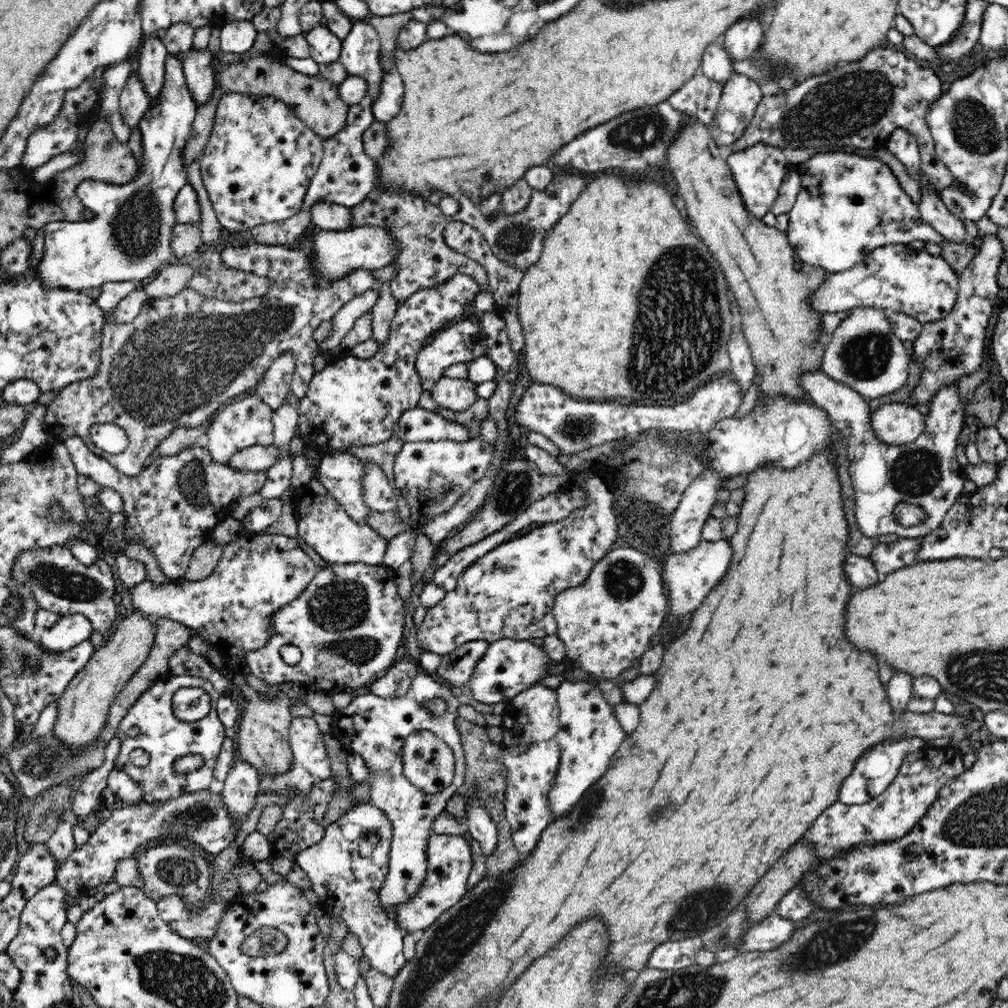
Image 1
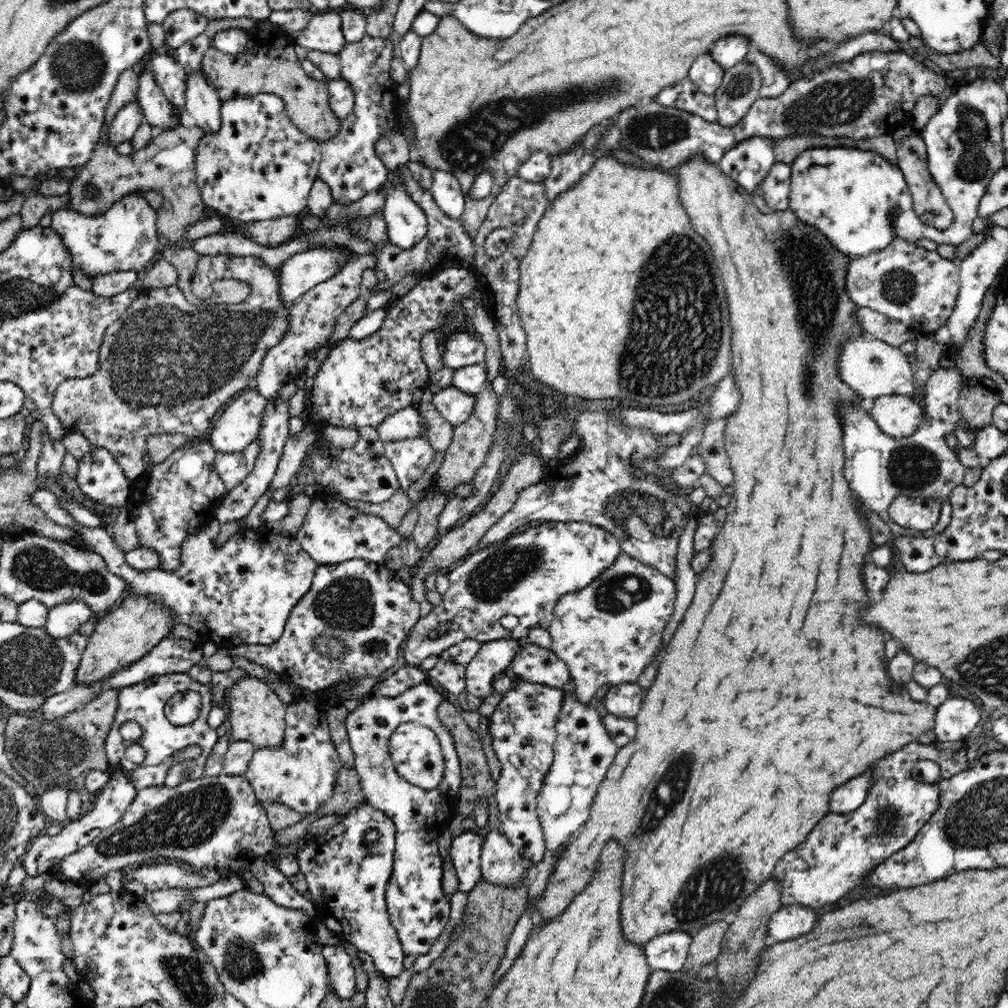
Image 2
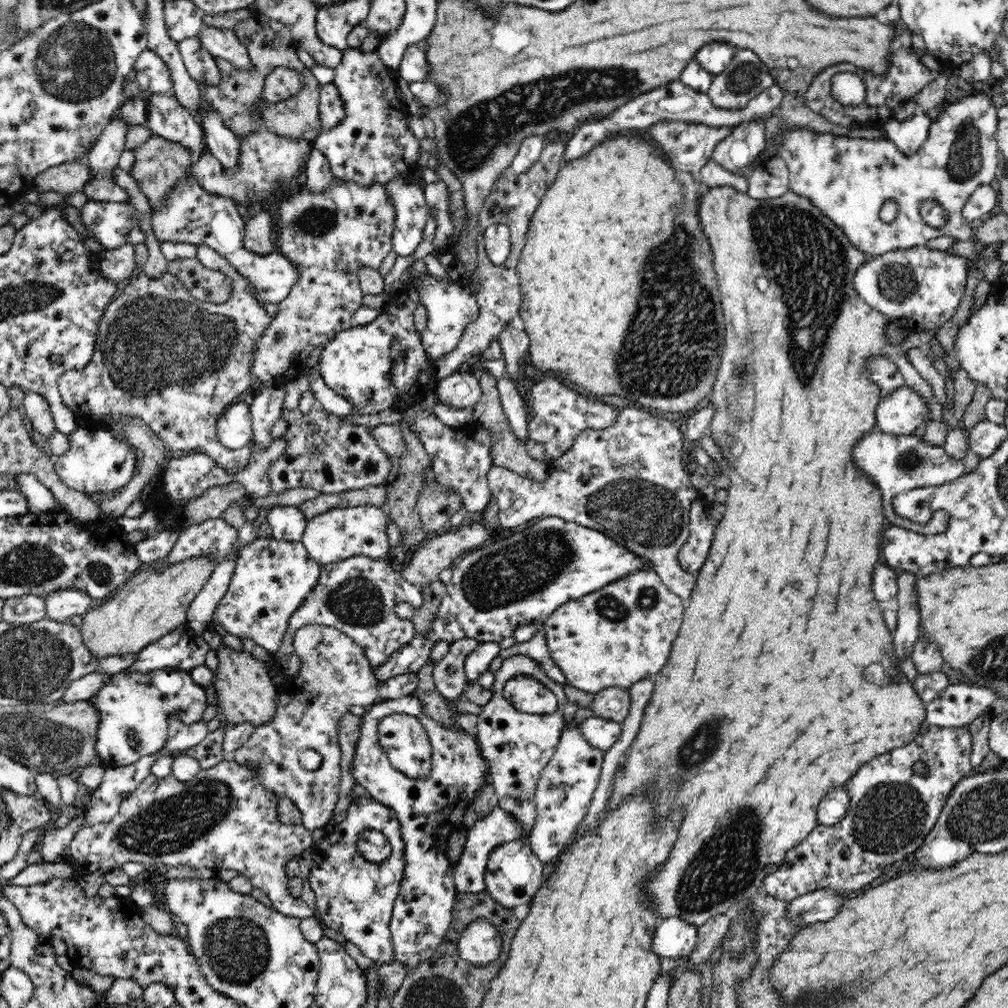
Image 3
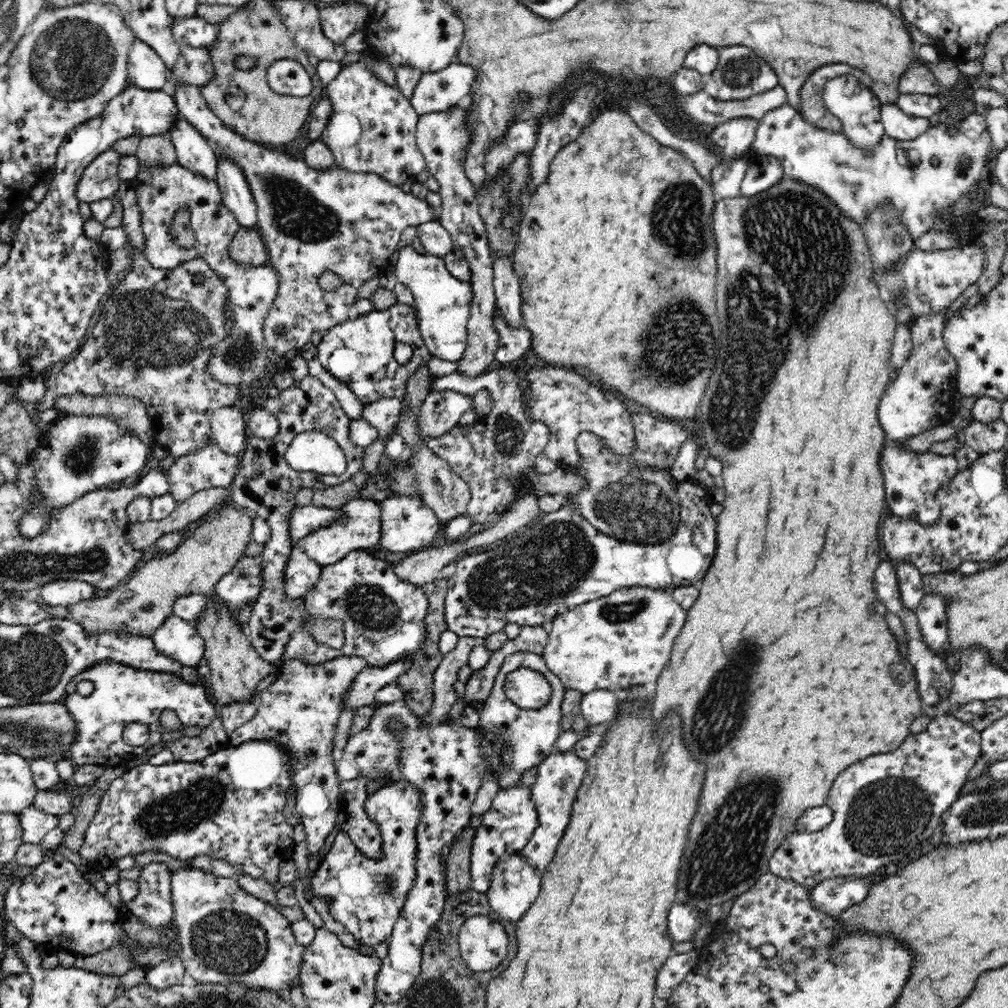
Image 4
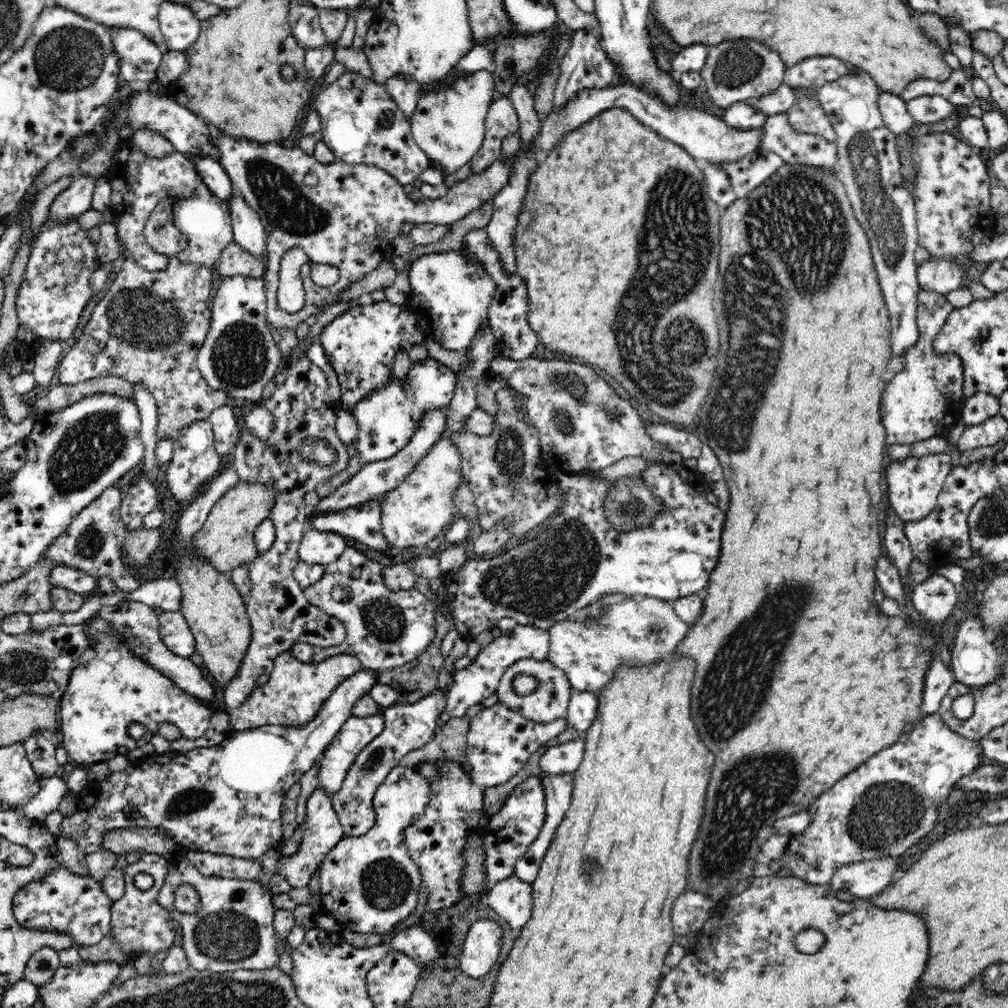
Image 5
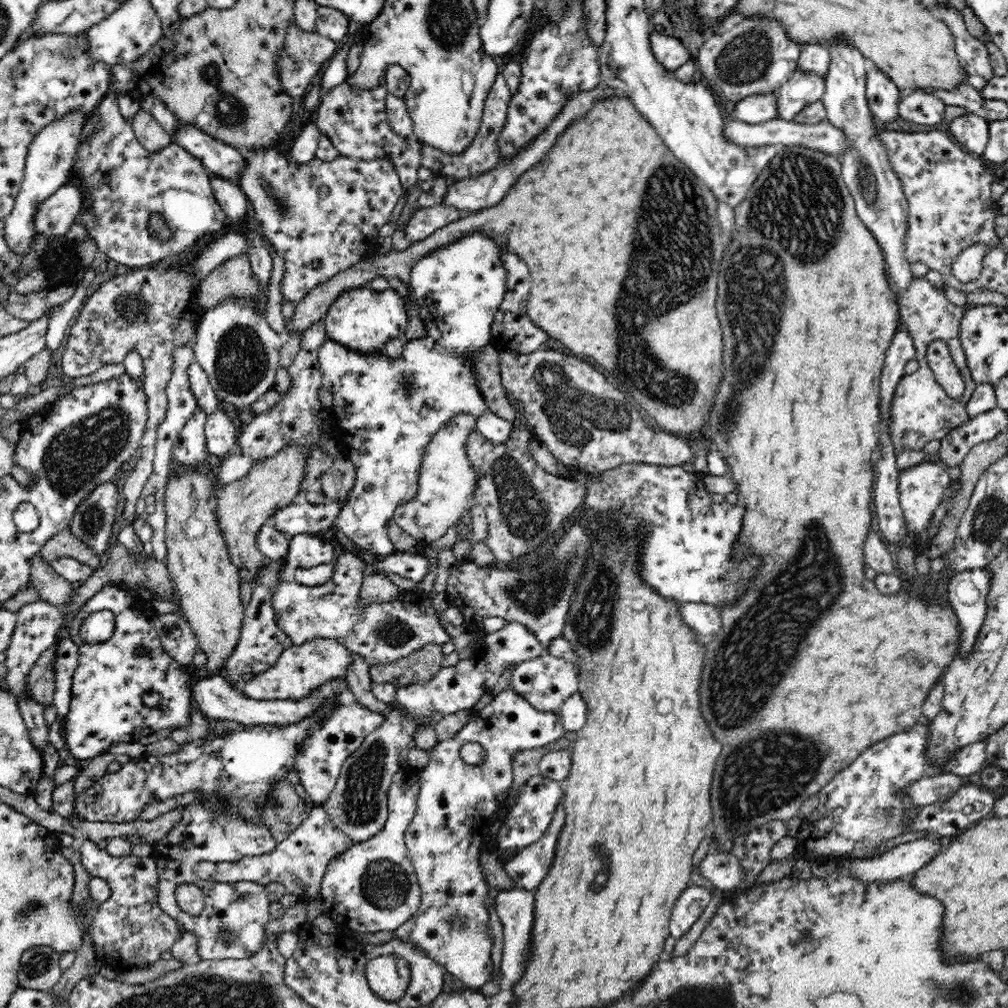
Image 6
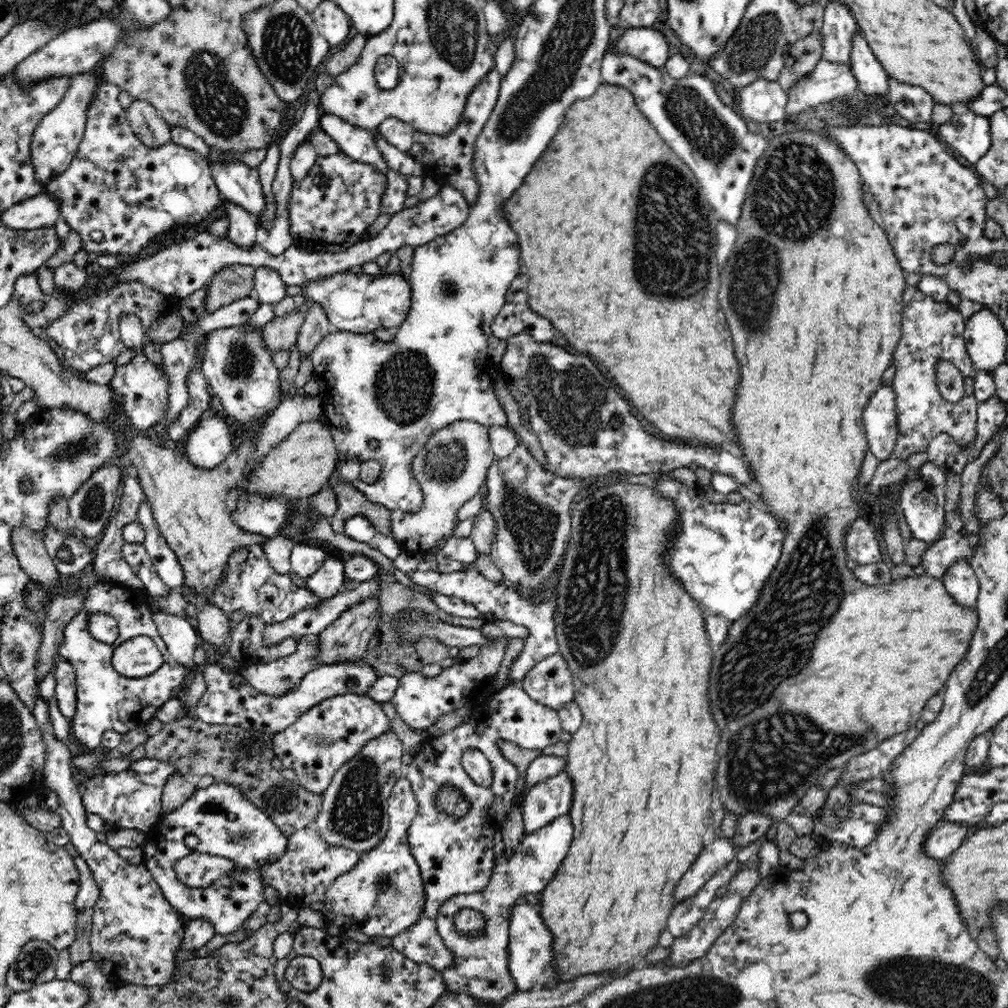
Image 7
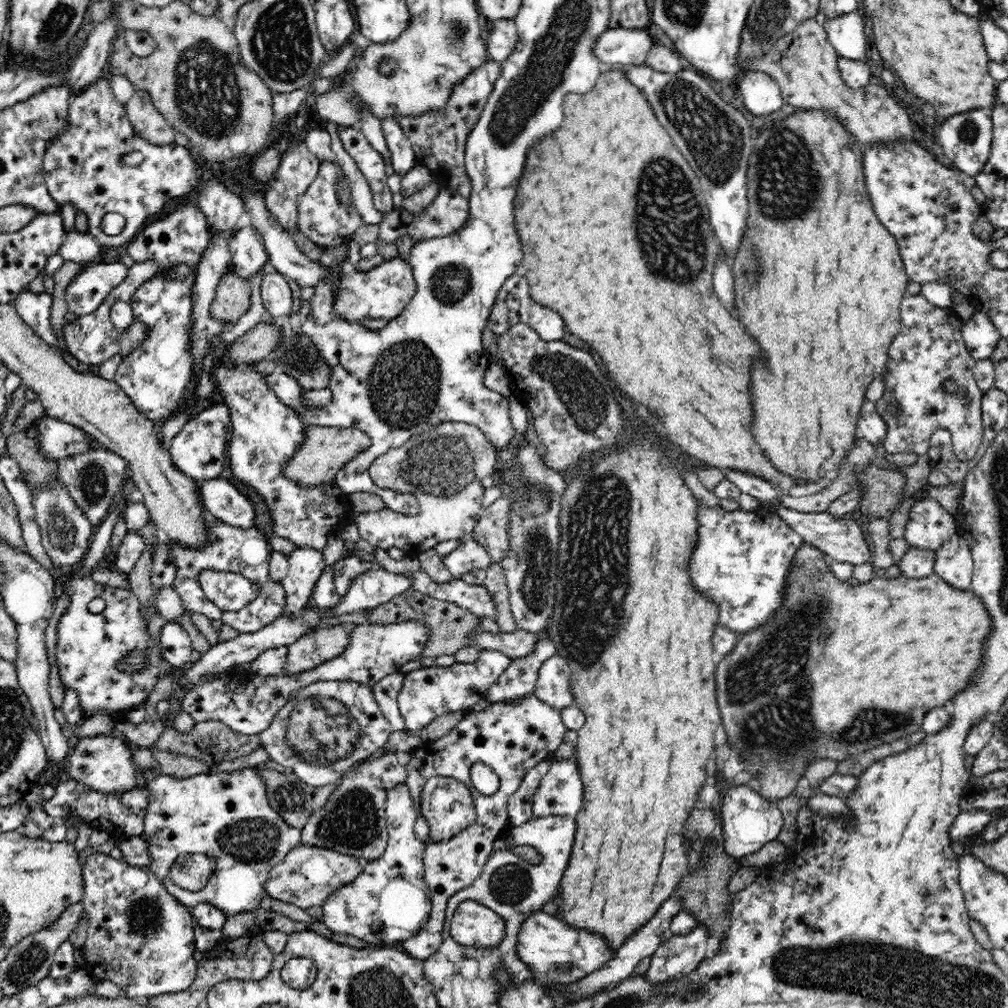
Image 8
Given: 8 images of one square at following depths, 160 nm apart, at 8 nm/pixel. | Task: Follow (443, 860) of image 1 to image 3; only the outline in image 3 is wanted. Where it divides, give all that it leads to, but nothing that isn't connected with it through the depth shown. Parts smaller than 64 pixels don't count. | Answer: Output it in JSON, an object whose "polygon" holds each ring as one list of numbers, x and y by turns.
{"polygon":[[499,805,468,828,462,856,460,856,458,864,453,865,453,877,457,892,476,894,484,891,488,858,499,844,521,840,522,831,521,824,511,814,500,808]]}

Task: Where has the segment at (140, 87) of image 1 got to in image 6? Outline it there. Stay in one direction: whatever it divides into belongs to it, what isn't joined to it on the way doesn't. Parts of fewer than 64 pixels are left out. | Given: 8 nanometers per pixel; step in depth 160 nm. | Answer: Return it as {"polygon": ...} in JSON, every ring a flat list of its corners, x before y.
{"polygon":[[74,184,58,188,40,204,34,216,36,232,48,238,68,234,70,226,76,223,78,212,83,208,83,200,84,194]]}

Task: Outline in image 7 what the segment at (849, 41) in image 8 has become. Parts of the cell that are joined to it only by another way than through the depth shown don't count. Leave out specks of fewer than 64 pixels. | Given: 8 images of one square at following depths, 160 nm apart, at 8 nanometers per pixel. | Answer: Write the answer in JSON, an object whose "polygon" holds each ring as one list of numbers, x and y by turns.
{"polygon":[[856,28,856,34,854,34,850,47,850,67,856,77,858,91,868,96,886,97,890,90,889,74,875,57,873,50,868,45,868,39,859,28]]}

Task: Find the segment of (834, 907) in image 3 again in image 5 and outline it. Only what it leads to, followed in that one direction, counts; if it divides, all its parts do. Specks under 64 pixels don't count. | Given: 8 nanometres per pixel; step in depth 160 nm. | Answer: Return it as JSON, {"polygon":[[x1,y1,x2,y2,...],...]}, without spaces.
{"polygon":[[900,857,841,865,831,877,832,892,848,890,856,898,870,898,882,892,903,871]]}

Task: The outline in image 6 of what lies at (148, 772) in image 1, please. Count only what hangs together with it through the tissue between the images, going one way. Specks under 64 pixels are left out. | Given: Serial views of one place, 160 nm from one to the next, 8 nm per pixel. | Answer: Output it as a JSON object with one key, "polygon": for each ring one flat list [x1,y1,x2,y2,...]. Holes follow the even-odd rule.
{"polygon":[[112,583,101,588,92,598,89,598,77,611,69,626,69,635,78,645,79,661,73,674,72,698,69,702,68,714,65,714,62,724,64,738,74,759,88,760,109,753,111,744,123,742,139,742,146,736,162,729,186,729,191,720,188,718,190,708,194,705,189,682,194,678,187,671,186,665,176,662,161,645,160,637,153,625,156,614,151,610,151,603,144,598,136,598,133,586],[109,610,115,614,115,631,110,640,103,643,87,643,79,633,84,620,95,612],[138,646,148,648,148,654,138,654],[146,694,160,695,160,701,155,706,147,706,142,702]]}

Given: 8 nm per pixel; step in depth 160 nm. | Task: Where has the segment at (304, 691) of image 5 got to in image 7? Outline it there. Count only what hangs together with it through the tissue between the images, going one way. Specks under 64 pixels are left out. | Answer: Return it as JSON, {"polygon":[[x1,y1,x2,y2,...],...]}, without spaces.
{"polygon":[[317,635,301,636,297,640,297,649,278,660,254,664,240,671,241,680,252,685,258,692,268,696,282,696,300,684,302,676,318,666]]}

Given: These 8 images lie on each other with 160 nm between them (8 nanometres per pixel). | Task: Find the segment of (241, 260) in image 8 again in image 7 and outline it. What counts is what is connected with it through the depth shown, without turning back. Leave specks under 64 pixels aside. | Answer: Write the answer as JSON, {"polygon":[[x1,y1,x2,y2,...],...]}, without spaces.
{"polygon":[[221,198,221,204,229,222,227,236,231,238,231,242,241,246,243,250,244,248,252,248,252,245,257,244,258,219,234,201]]}

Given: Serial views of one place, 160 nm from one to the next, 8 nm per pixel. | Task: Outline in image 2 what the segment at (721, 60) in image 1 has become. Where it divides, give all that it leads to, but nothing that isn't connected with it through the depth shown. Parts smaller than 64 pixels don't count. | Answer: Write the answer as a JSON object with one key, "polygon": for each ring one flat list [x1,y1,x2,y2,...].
{"polygon":[[710,52,698,55,688,72,688,78,704,94,714,95,724,78,724,68,712,59]]}

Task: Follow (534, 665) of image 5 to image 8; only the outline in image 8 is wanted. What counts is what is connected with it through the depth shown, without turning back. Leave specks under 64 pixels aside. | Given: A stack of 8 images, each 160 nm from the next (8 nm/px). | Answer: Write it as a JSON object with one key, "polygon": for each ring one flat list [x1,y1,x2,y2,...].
{"polygon":[[554,654,542,662,533,695,561,711,574,704,570,677,567,660]]}

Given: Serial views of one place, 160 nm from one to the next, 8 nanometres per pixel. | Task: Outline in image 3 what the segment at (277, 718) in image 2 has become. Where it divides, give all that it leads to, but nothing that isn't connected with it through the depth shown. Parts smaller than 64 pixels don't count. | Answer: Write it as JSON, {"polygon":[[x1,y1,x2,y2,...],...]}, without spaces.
{"polygon":[[208,628,200,632,200,635,210,645,210,649,217,650,219,667,213,674,213,682,218,697,219,713,225,716,227,723,232,725,250,723,256,727,275,720,278,689,272,685,272,676,269,675,267,665,245,650,240,650,240,652,232,650,223,644,220,633,213,629]]}

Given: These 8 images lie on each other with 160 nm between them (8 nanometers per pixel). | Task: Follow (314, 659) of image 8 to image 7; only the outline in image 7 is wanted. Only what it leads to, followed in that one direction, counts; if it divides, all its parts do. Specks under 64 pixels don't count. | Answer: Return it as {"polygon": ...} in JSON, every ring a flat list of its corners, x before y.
{"polygon":[[370,597,361,603,354,604,352,608,345,610,332,624,329,624,317,635,318,659,322,664,336,664,336,662,361,662,367,655,368,640,378,628,378,620,381,613,378,597]]}

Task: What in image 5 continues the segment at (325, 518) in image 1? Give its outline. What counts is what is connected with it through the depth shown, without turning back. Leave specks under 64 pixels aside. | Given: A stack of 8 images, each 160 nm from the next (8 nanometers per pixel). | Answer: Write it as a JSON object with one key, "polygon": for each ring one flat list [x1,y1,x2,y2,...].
{"polygon":[[310,529,304,532,297,555,306,564,326,566,338,560,346,547,346,540,338,533]]}

